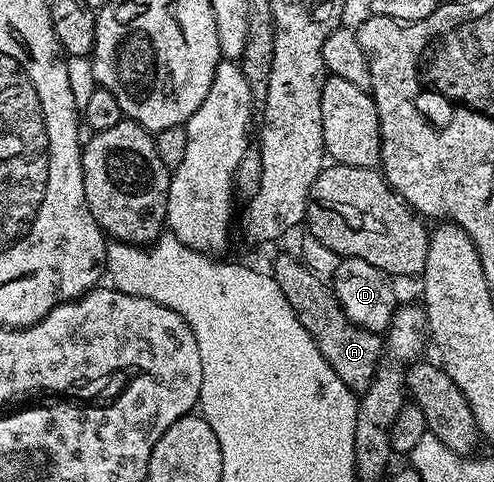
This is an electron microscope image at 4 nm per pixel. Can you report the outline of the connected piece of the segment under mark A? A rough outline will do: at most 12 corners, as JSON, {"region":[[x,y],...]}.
{"region":[[299,255],[270,274],[352,392],[386,356],[381,333],[350,322],[331,283]]}

